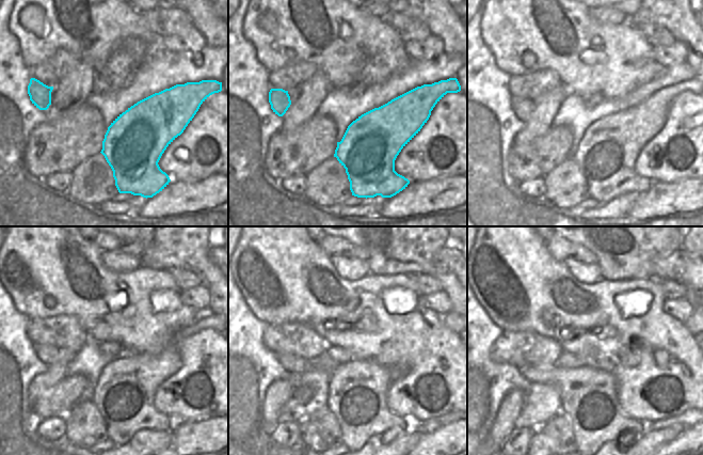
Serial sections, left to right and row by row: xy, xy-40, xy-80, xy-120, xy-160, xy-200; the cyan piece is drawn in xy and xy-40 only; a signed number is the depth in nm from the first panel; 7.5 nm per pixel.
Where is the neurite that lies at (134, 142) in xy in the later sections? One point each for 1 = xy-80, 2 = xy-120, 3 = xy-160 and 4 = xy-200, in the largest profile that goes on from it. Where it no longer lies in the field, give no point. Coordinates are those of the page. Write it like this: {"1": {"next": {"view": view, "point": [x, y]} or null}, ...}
{"1": {"next": {"view": "xy-80", "point": [606, 153]}}, "2": {"next": {"view": "xy-120", "point": [124, 393]}}, "3": {"next": {"view": "xy-160", "point": [357, 390]}}, "4": {"next": {"view": "xy-200", "point": [588, 396]}}}

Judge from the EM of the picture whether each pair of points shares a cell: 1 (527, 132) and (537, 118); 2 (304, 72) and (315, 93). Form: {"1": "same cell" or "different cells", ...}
{"1": "same cell", "2": "different cells"}

